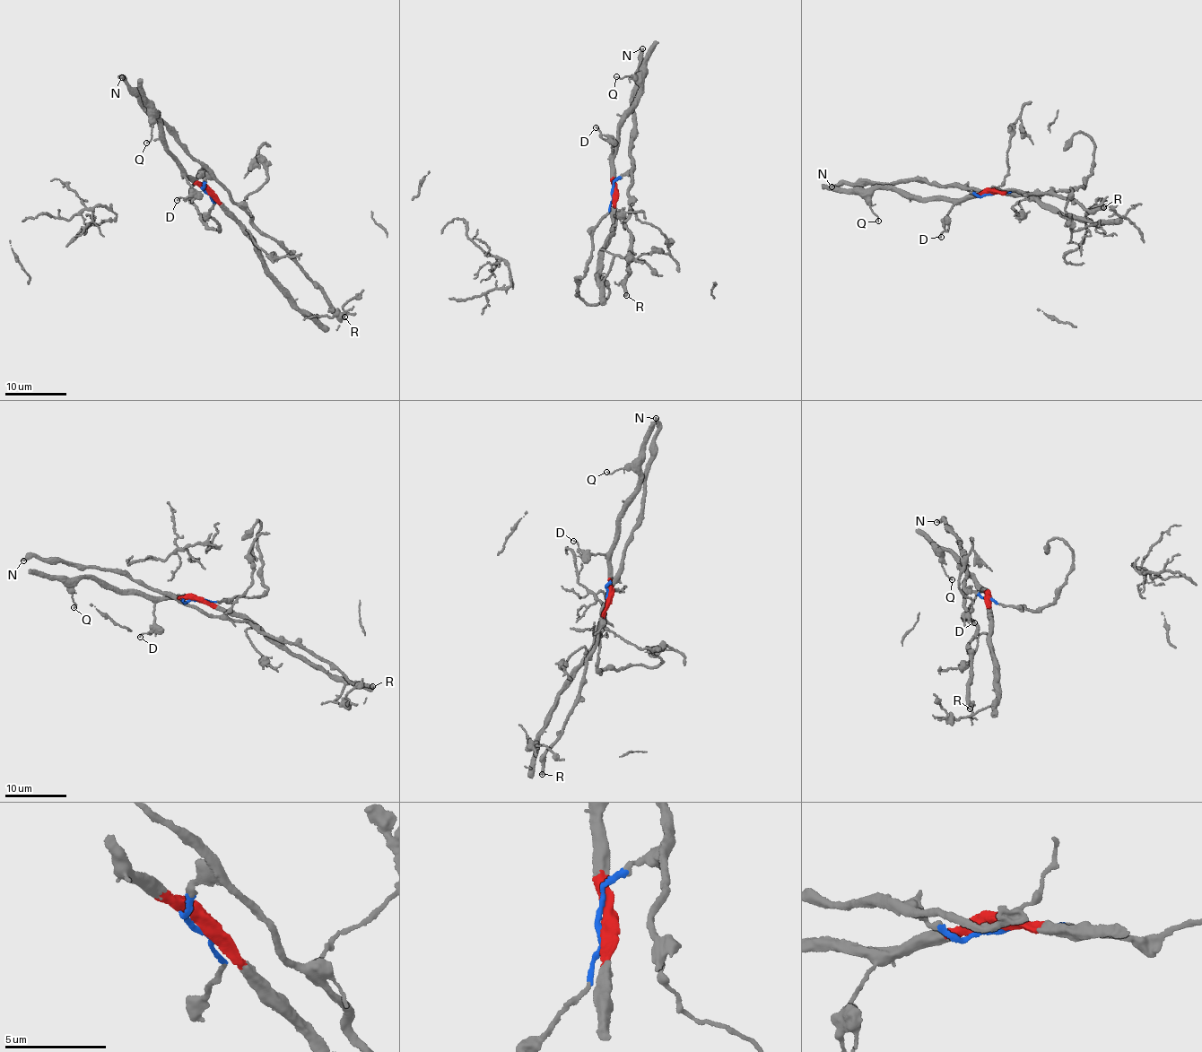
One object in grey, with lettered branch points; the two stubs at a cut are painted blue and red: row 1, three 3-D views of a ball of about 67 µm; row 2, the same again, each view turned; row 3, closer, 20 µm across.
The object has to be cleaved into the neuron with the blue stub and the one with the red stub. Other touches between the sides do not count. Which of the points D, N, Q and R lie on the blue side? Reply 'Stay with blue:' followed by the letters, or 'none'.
Stay with blue: N, R

